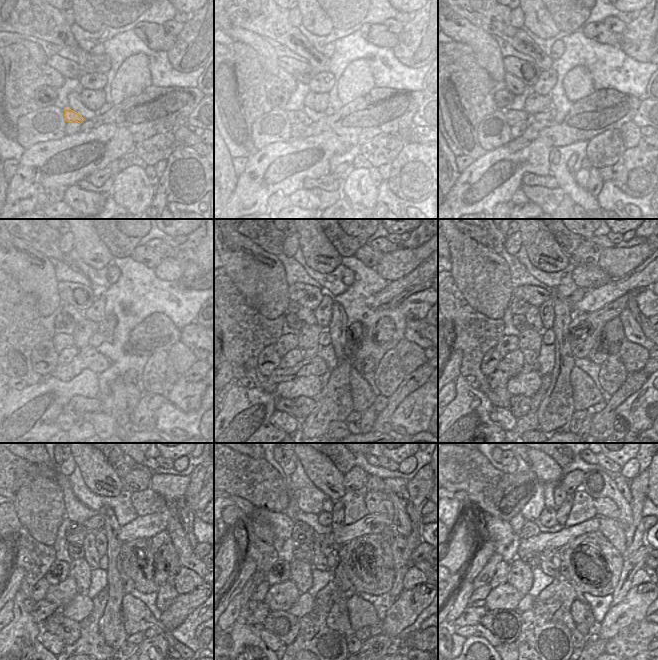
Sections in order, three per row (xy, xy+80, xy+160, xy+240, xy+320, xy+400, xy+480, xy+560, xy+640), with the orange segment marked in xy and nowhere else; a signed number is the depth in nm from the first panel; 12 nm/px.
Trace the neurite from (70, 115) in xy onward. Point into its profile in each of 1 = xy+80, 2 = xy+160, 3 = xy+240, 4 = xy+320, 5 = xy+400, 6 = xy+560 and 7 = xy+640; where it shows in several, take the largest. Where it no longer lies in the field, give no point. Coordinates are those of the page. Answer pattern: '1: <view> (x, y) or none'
1: xy+80 (294, 116)
2: xy+160 (513, 117)
3: xy+240 (61, 341)
4: xy+320 (287, 342)
5: xy+400 (508, 344)
6: xy+560 (280, 572)
7: xy+640 (503, 568)

